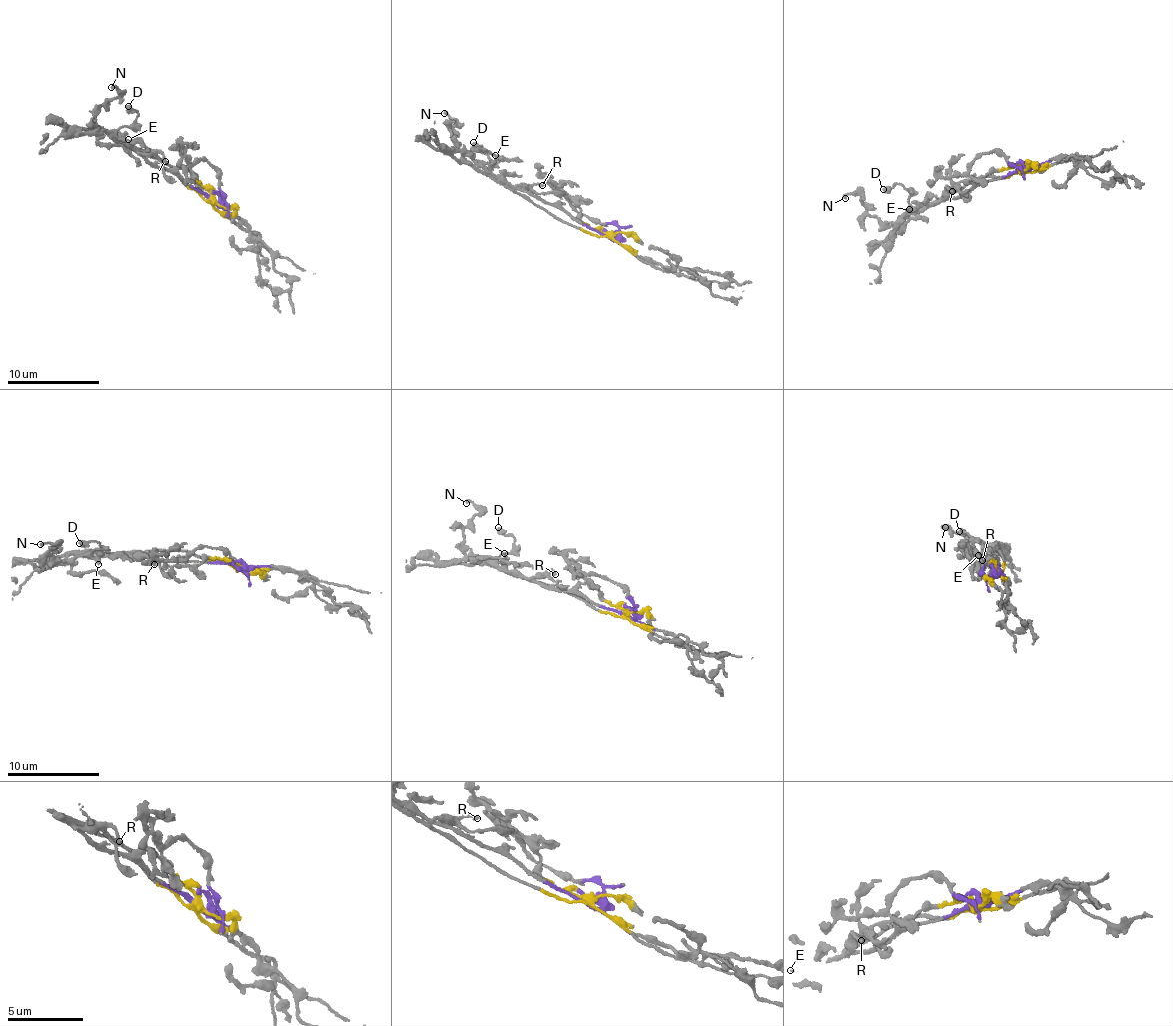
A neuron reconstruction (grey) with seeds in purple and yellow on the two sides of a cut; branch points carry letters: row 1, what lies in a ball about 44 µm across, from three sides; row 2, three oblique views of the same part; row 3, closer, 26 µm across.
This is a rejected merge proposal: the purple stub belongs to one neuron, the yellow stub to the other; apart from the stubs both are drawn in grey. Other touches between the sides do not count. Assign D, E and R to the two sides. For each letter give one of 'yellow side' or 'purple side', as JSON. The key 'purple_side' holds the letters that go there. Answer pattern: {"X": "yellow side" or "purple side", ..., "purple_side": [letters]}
{"D": "purple side", "E": "purple side", "R": "yellow side", "purple_side": ["D", "E"]}

